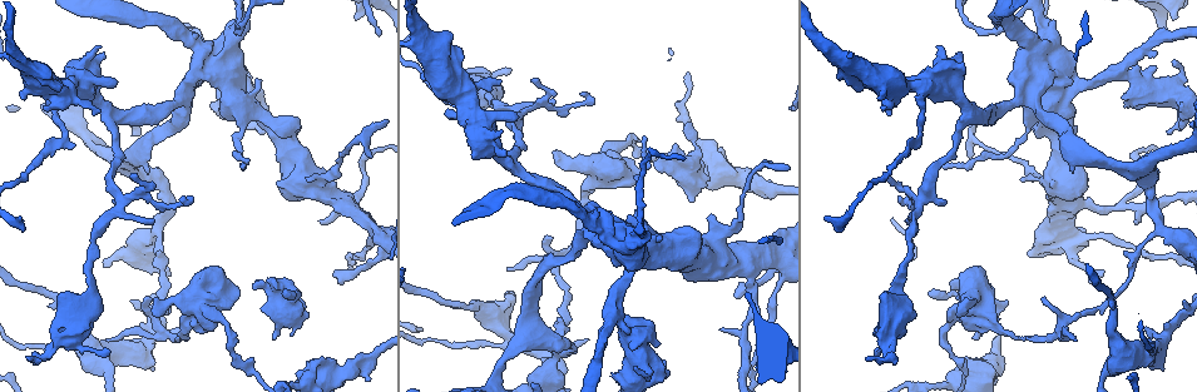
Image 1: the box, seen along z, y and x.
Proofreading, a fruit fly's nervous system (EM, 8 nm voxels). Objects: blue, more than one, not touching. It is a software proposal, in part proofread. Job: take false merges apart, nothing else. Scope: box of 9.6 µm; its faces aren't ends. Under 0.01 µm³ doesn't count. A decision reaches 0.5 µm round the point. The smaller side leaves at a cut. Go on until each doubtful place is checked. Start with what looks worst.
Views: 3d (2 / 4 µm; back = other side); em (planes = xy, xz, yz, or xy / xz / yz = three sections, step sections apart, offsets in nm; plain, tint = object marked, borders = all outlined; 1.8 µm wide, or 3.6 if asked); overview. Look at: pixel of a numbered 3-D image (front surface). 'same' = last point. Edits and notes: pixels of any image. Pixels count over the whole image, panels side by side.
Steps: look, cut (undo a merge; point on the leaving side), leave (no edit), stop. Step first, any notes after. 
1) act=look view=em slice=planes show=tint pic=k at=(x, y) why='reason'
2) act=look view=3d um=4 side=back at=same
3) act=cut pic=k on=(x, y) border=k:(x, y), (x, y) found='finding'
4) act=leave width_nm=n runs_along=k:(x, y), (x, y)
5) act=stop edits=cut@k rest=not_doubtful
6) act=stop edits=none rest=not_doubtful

act=look view=3d um=4 side=back pic=1 at=(561, 252) why='a fork'

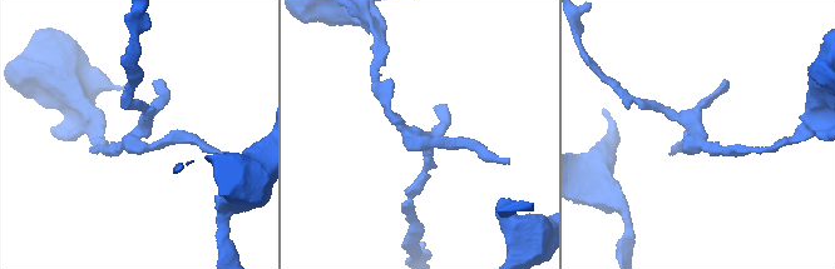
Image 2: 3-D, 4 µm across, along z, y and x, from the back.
act=look view=em slice=yz step=8 show=tint pic=2 at=(141, 138)

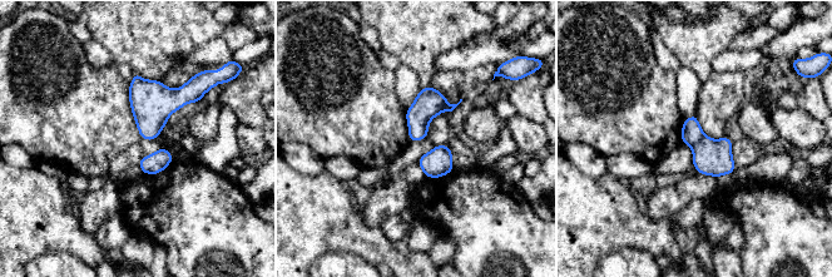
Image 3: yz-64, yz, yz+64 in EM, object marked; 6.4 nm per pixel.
act=cut pic=3 on=(711, 157) border=3:(704, 134), (691, 147) found='two neurons meet here'

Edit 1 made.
act=look view=overview

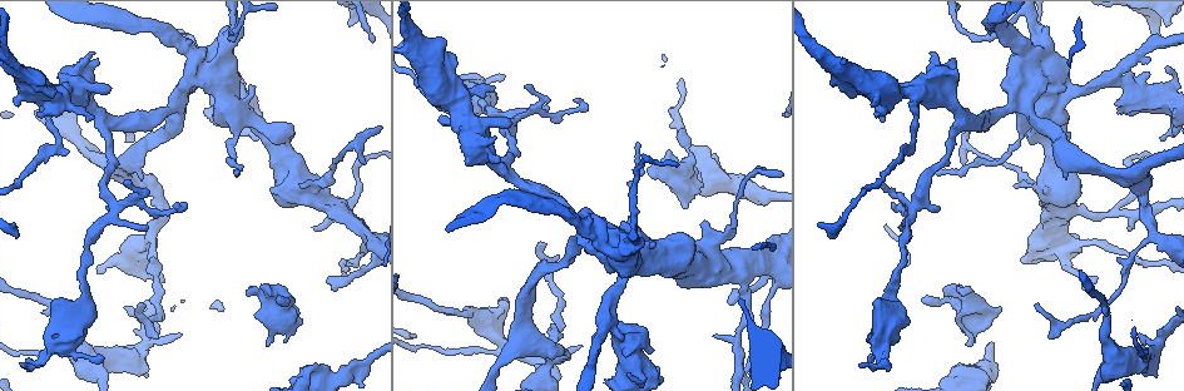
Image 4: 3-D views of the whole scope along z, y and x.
act=look view=em um=3.6 slice=xz step=8 show=tint pic=4 at=(490, 332)

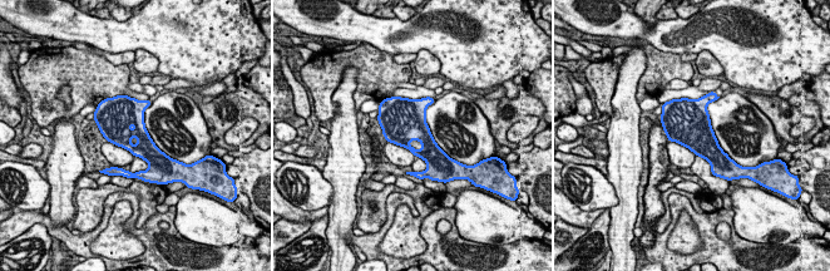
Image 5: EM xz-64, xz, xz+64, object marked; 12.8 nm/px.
act=look view=em um=3.6 slice=planes show=tint at=same why='another direction'

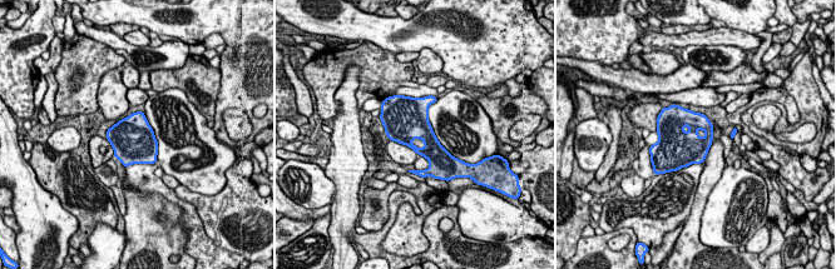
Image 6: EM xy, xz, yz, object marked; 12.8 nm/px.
act=leave width_nm=500 found='one neuron here'

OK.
act=look view=em slice=xz step=4 show=plain pic=4 at=(829, 61) why='thick turns thin'

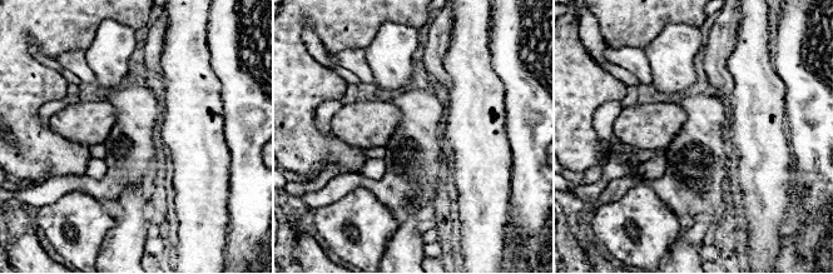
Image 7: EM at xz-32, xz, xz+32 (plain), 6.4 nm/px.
act=look view=em slice=xz step=4 show=tint at=same why='with the object marked'

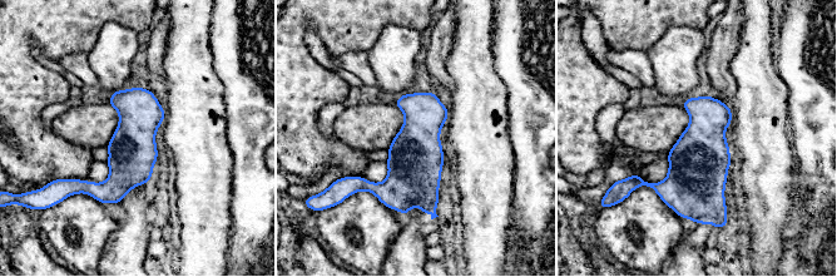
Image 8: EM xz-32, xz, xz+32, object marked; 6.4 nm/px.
act=leave found='all the same neuron'

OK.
act=look view=3d um=4 pic=4 at=(1024, 80) why='sudden change in width'

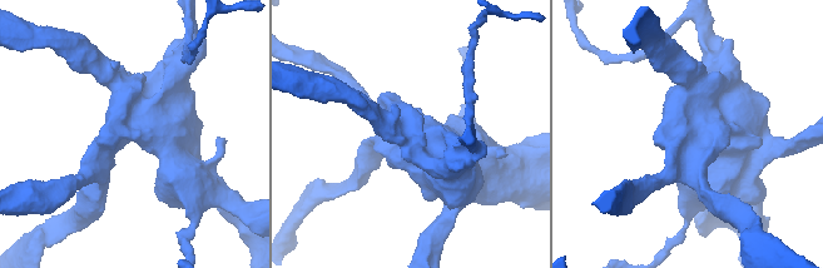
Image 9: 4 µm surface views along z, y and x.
act=look view=em um=3.6 slice=yz step=16 show=tint pic=9 at=(125, 127)

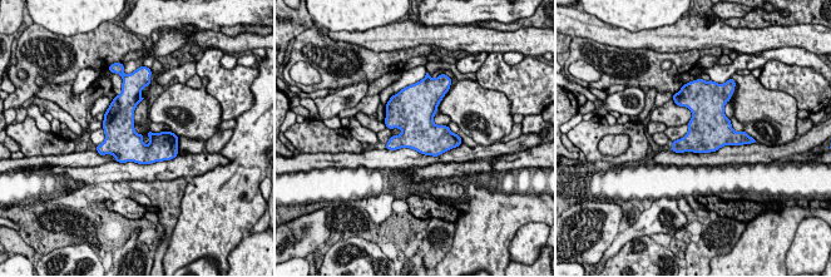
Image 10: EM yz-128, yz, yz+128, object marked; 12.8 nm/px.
act=leave found='continuous, no second neuron'

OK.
act=stop edits=cut@3 rest=not_doubtful

